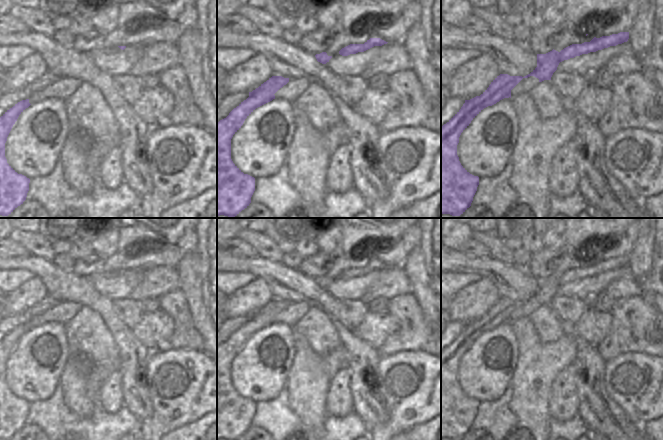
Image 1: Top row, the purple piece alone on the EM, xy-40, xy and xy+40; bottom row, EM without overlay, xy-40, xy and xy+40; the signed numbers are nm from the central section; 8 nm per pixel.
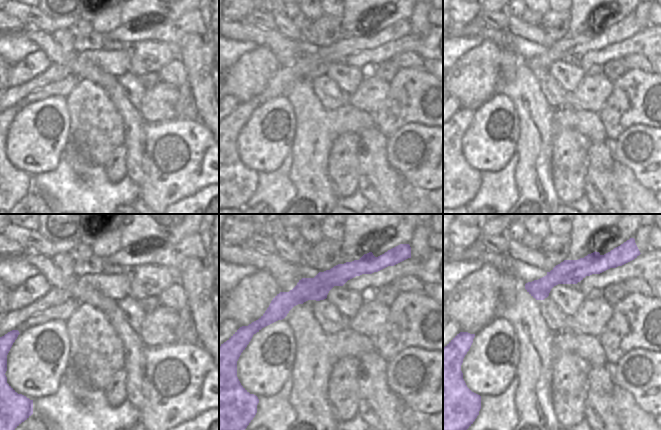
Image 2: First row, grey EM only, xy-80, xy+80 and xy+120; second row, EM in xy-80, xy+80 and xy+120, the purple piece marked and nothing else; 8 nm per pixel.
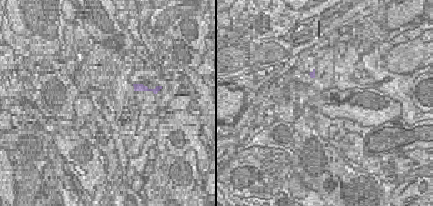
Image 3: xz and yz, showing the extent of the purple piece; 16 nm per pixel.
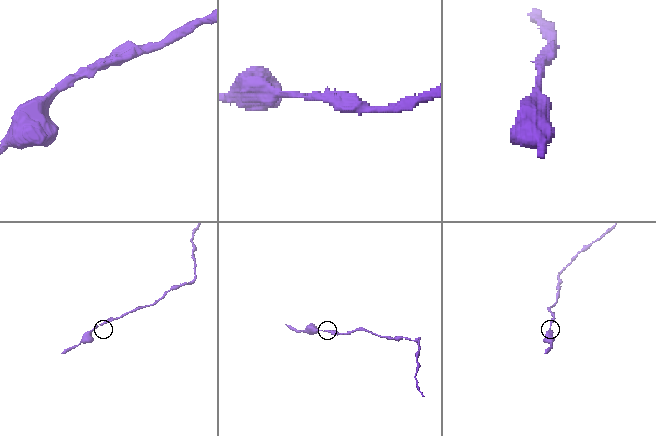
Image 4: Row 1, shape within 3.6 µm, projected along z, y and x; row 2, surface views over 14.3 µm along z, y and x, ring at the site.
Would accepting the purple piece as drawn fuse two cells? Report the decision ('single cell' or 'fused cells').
single cell

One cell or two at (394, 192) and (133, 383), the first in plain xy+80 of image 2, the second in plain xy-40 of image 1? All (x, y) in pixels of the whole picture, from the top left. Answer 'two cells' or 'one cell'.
one cell

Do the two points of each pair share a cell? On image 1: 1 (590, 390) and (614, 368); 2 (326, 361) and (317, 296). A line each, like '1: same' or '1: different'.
1: different
2: different

